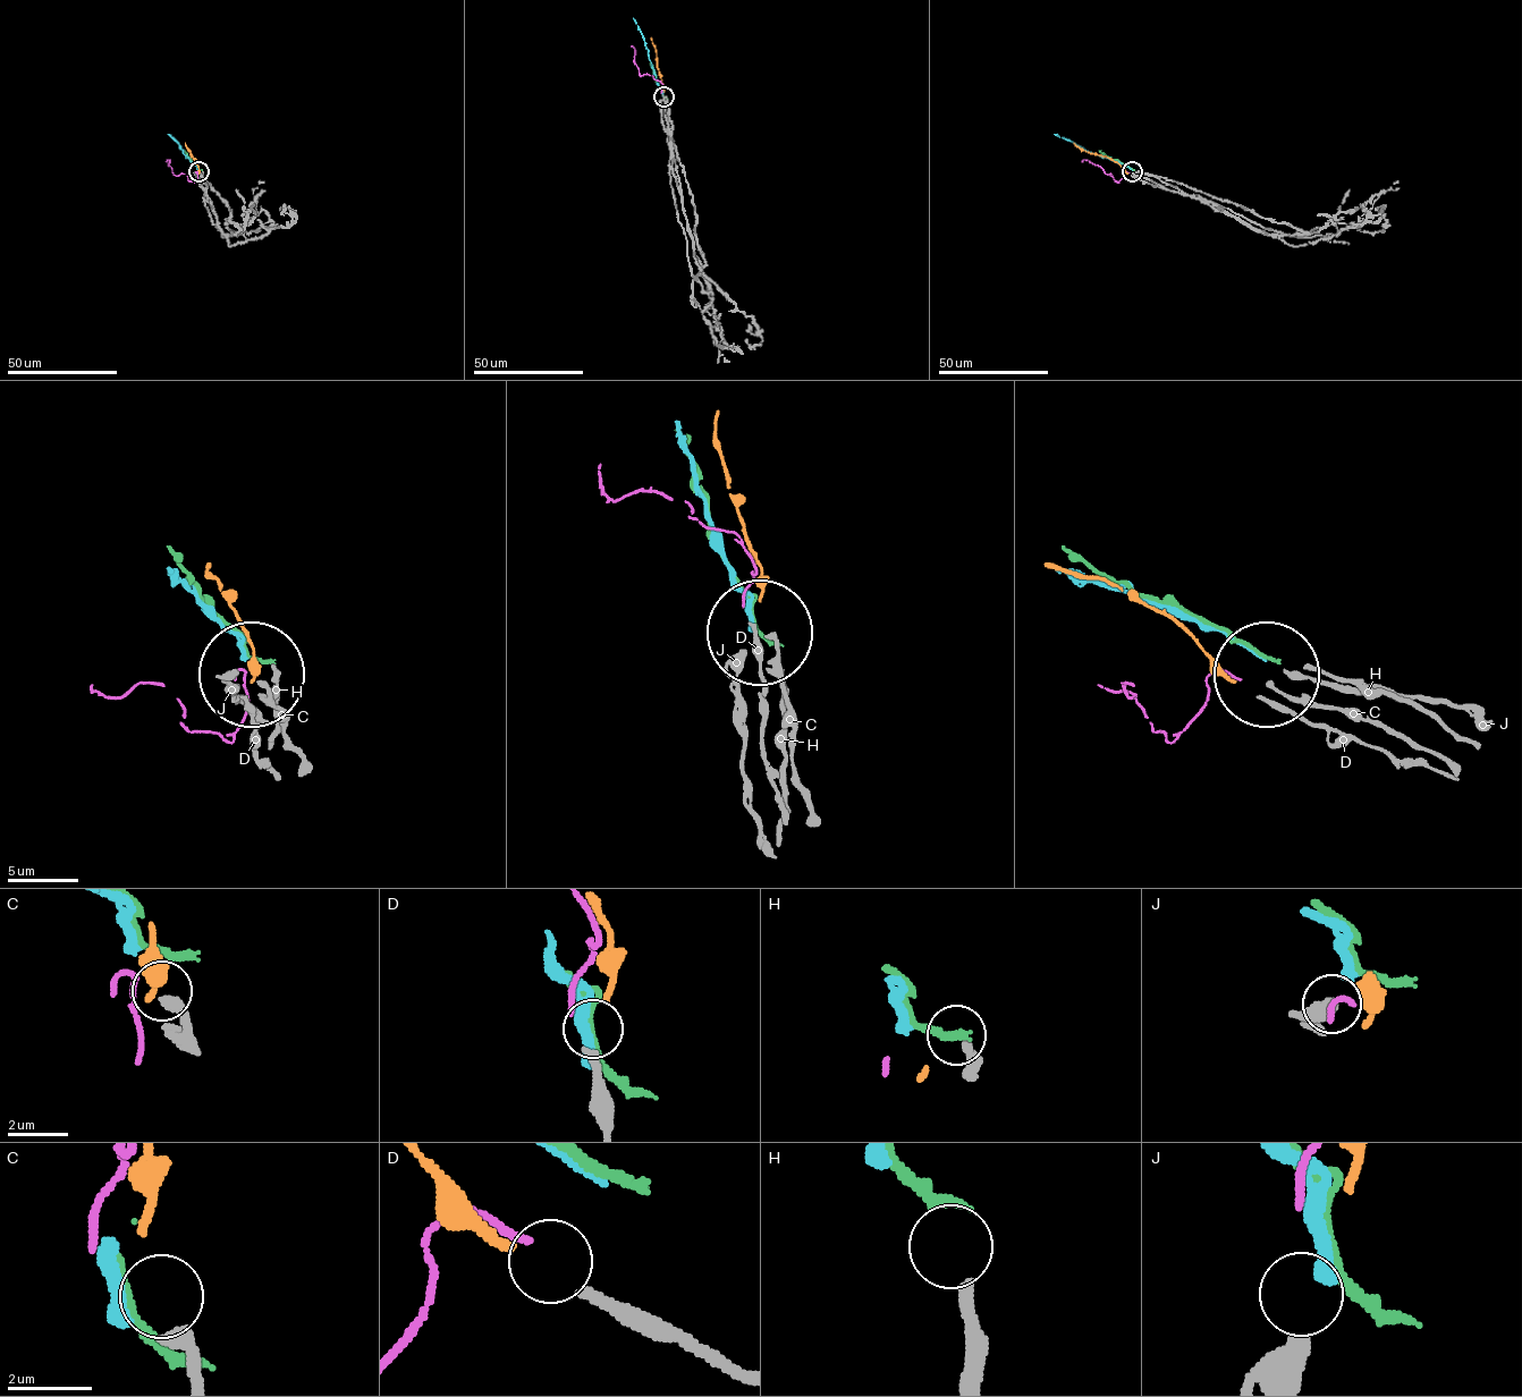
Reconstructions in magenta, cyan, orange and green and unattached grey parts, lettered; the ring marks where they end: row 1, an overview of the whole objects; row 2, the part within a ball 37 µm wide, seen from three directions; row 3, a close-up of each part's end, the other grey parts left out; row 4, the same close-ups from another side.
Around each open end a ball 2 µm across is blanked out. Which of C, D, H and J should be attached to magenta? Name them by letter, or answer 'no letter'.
no letter

